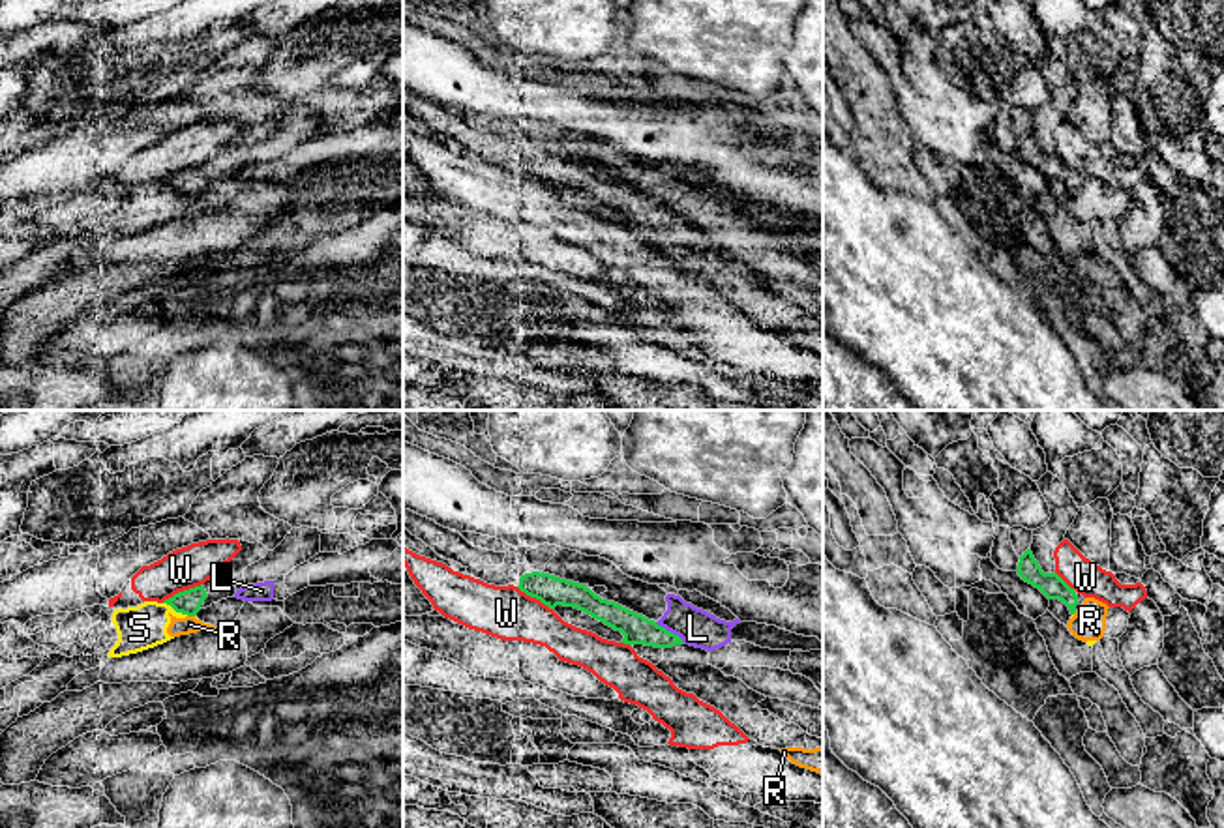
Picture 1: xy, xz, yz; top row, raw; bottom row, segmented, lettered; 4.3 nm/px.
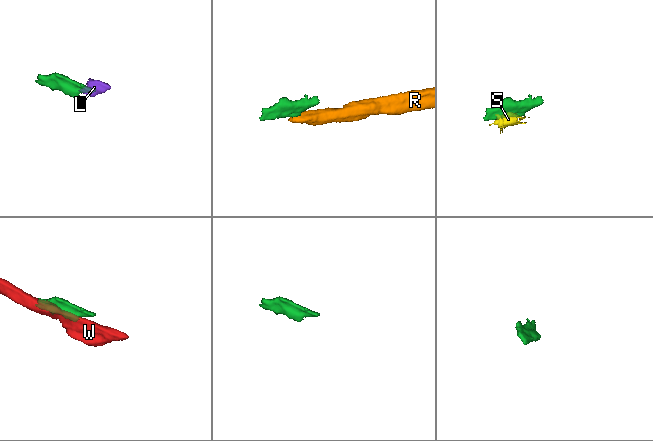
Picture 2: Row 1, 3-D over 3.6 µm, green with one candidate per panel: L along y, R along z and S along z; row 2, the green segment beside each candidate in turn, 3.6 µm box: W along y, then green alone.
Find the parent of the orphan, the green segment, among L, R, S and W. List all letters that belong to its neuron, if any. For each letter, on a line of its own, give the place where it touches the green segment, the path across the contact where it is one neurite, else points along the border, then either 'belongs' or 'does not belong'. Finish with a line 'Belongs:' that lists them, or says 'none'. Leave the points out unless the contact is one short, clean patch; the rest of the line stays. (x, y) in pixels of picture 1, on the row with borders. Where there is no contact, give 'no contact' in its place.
L: contact xz (670, 632); border xz (655, 622), (673, 632), (685, 643); does not belong
R: contact xy (192, 615); border xy (188, 615), (194, 617); does not belong
S: contact xy (177, 611); does not belong
W: contact xy (180, 592); does not belong
Belongs: none

